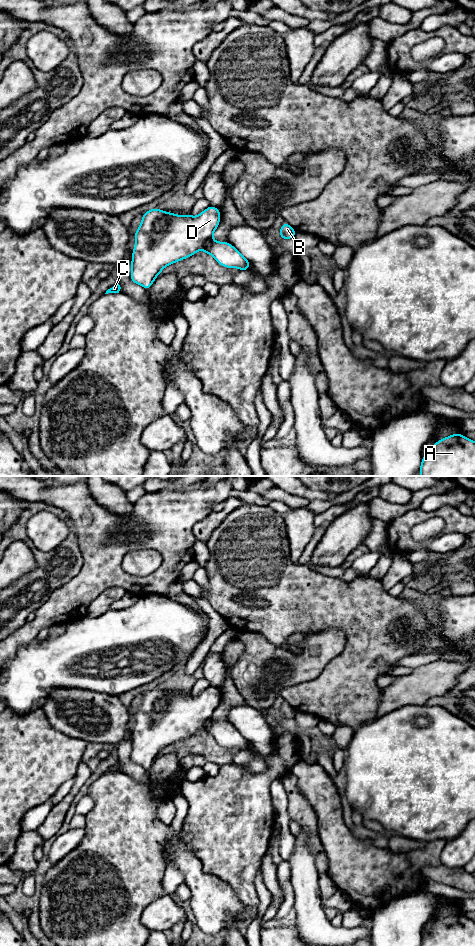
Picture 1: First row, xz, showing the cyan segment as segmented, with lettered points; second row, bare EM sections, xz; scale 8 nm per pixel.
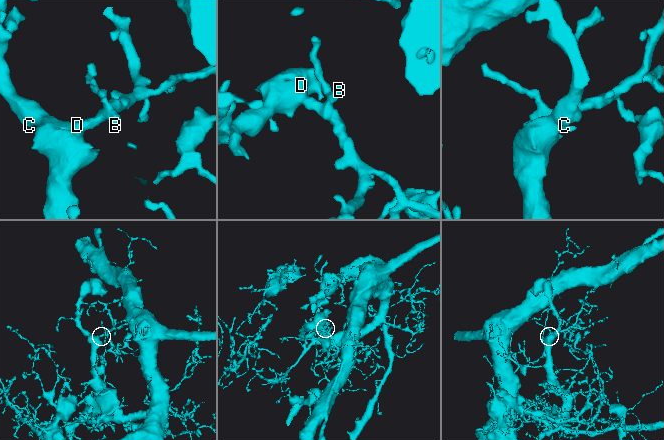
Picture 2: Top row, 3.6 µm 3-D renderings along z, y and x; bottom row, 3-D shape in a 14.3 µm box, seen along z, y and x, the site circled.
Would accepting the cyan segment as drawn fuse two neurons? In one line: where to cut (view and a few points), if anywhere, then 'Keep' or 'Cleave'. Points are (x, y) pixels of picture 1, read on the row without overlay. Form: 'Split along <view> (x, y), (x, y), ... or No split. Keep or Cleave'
No split. Keep

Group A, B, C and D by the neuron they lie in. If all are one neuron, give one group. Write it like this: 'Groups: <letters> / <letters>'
Groups: A B C D

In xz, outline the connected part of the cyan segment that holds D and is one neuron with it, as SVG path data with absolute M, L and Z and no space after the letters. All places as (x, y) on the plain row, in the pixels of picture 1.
M210 685L198 696L177 695L153 688L142 694L142 701L134 714L135 726L132 731L131 761L149 770L161 751L180 740L187 739L203 730L212 735L219 745L225 748L237 748L248 751L250 742L233 725L217 722L213 719L213 713L220 704L221 691Z

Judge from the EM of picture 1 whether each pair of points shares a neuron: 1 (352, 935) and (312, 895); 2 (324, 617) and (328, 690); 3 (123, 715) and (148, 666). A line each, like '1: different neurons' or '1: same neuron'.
1: same neuron
2: same neuron
3: different neurons

